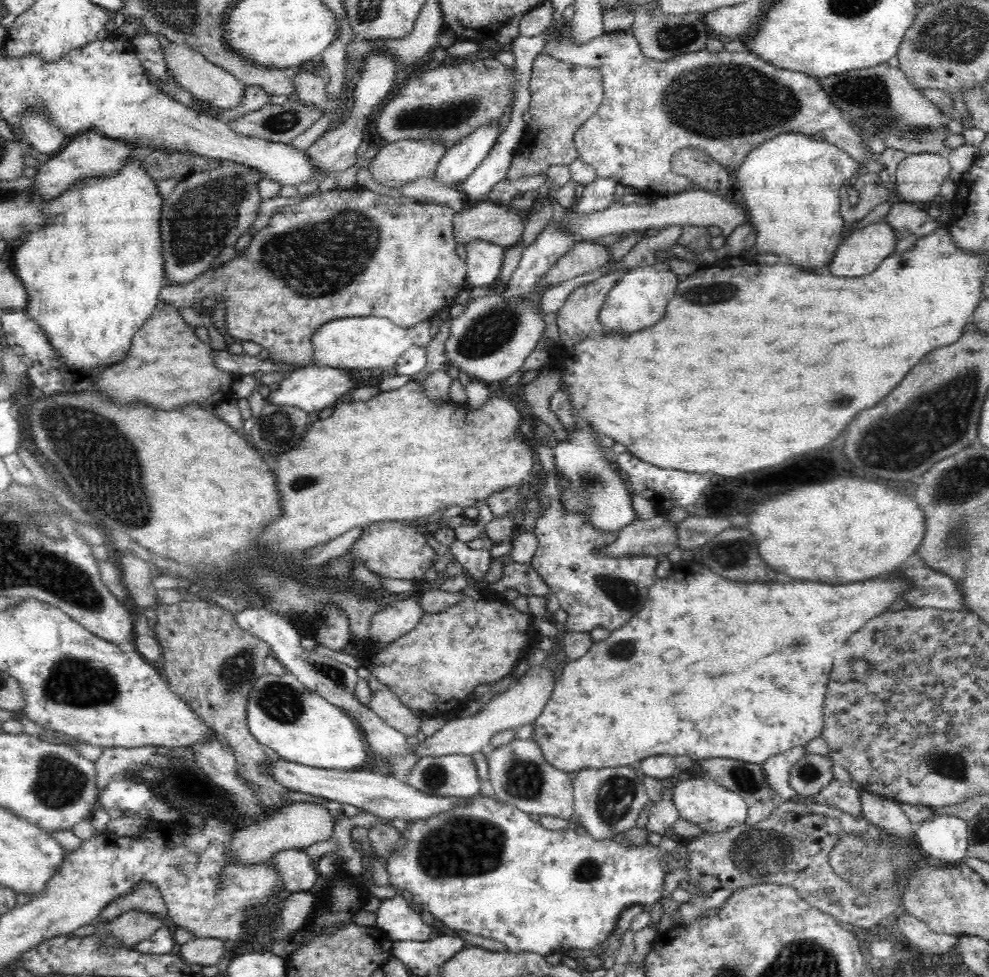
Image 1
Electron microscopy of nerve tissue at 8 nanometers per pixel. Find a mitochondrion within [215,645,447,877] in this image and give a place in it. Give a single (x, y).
(281, 701)

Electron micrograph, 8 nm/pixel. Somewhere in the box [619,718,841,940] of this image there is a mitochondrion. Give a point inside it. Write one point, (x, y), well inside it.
(762, 854)

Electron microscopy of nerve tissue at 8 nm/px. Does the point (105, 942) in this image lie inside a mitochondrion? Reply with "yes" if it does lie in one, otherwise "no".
no

